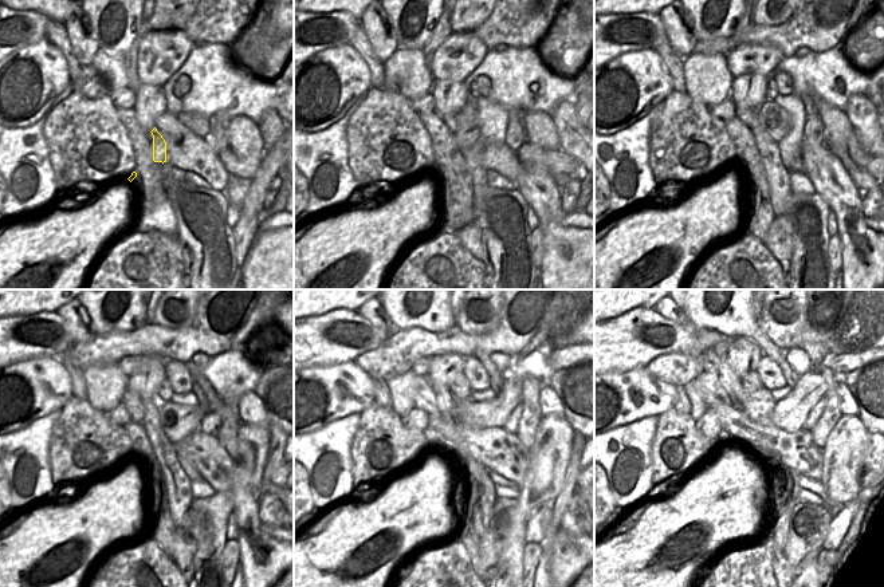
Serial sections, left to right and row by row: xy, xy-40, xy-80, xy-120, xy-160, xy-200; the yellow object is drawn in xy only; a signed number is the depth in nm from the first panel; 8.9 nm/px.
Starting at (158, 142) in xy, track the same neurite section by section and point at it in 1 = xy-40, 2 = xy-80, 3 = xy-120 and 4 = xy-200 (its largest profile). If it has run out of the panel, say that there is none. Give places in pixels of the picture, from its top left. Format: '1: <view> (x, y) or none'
1: xy-40 (467, 133)
2: xy-80 (774, 119)
3: xy-120 (177, 420)
4: xy-200 (790, 413)

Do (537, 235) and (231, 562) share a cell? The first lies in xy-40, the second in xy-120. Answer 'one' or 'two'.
one

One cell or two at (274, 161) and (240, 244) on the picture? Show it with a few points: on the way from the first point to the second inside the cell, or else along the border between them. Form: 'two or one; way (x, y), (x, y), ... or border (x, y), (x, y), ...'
one; way (260, 181), (248, 224)

